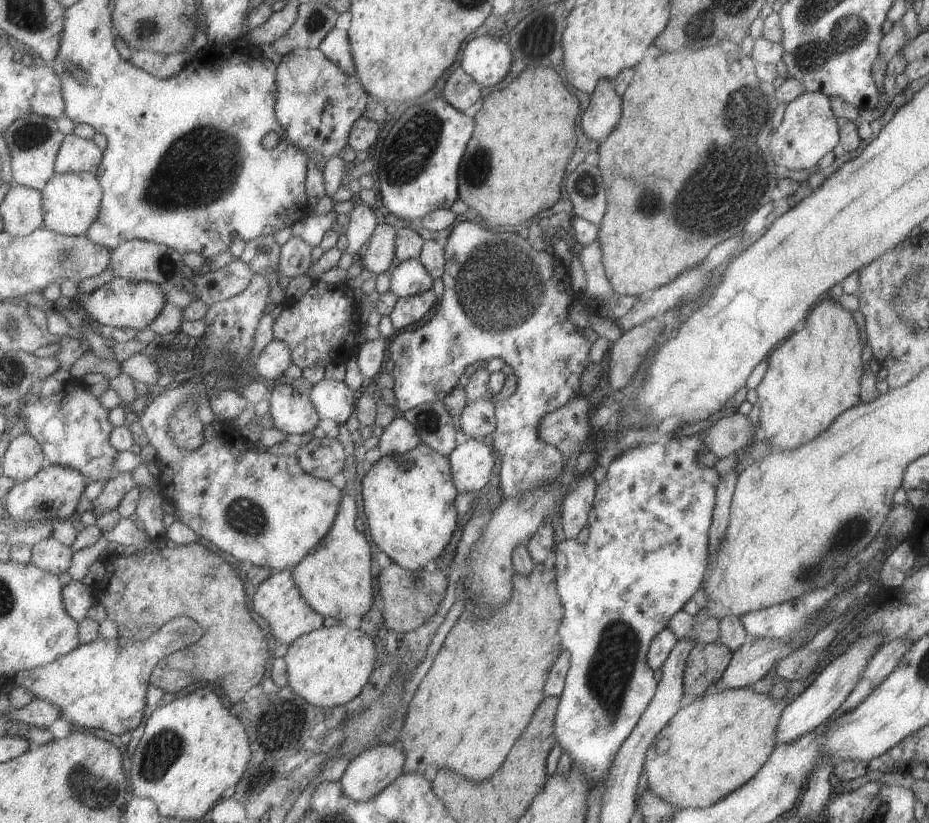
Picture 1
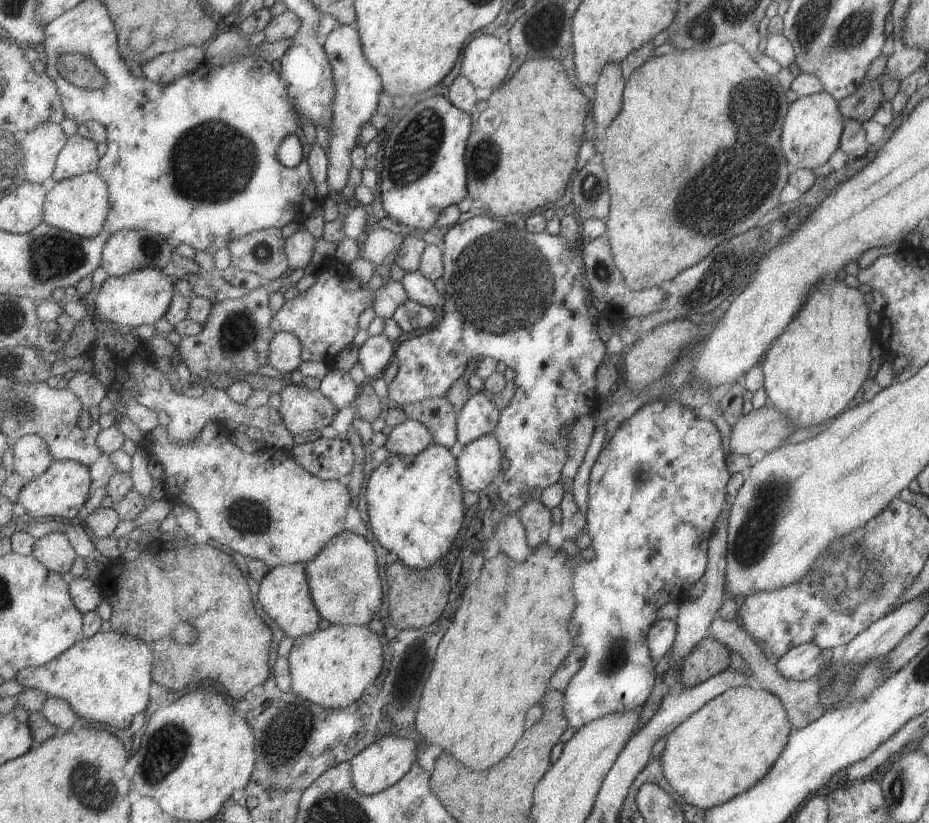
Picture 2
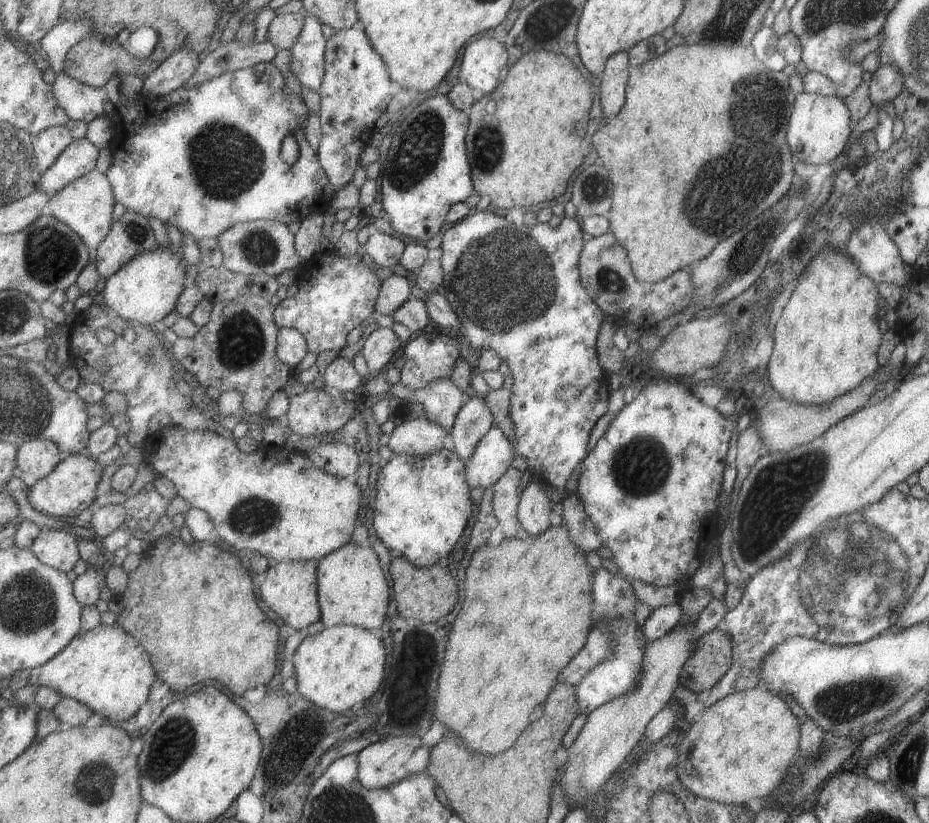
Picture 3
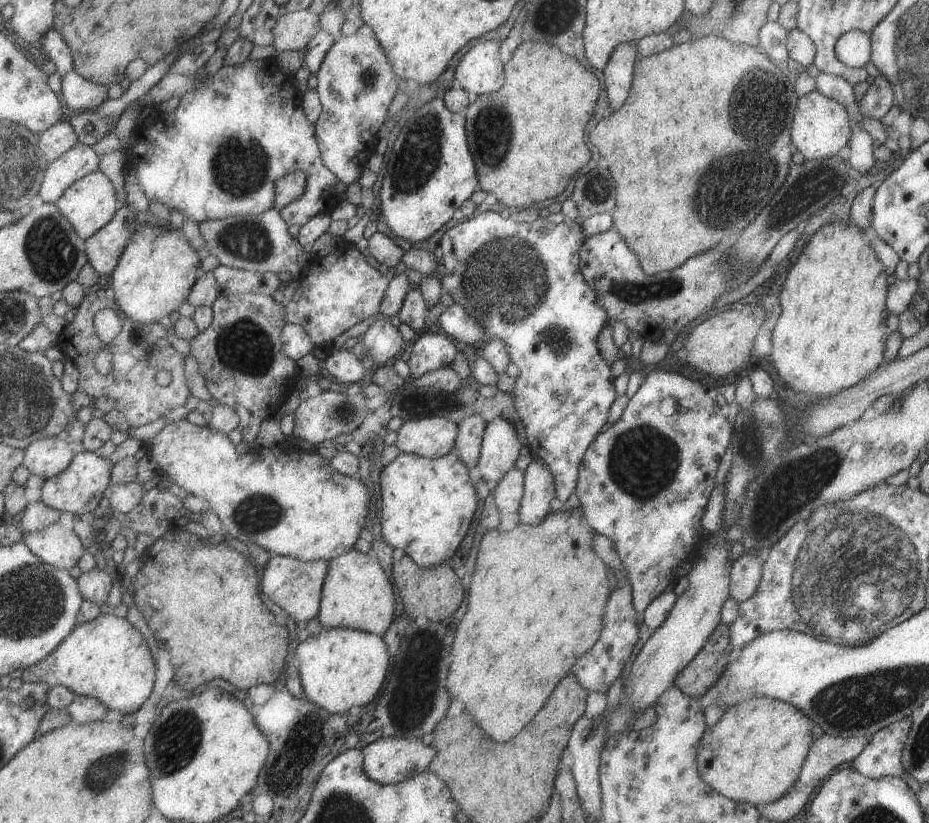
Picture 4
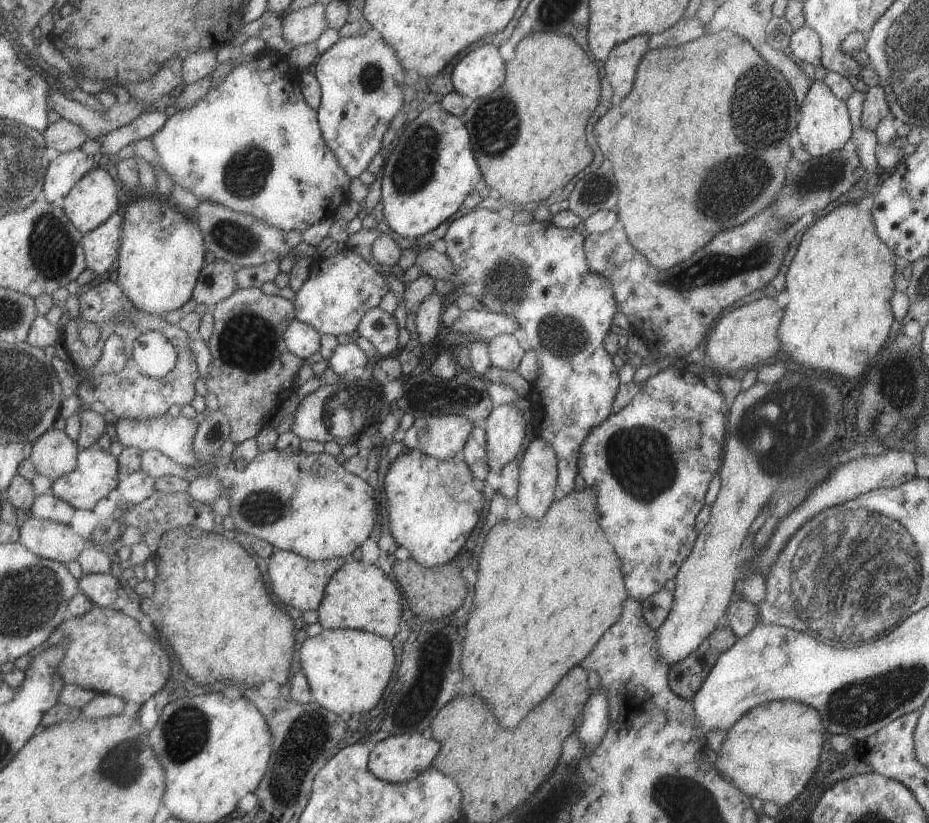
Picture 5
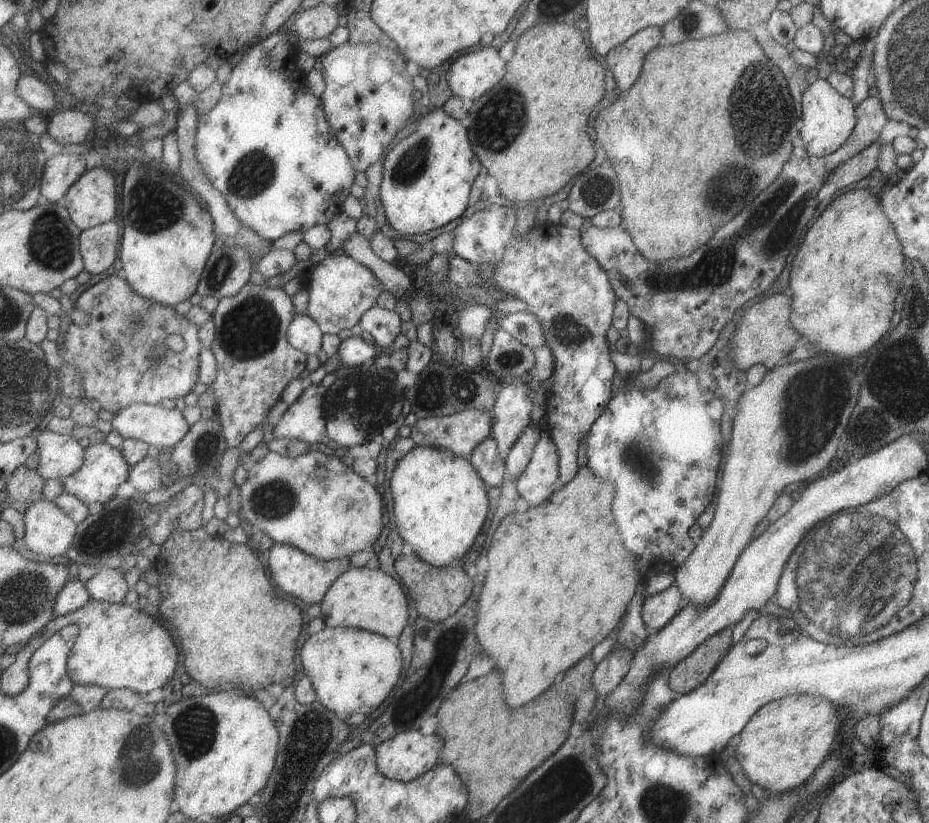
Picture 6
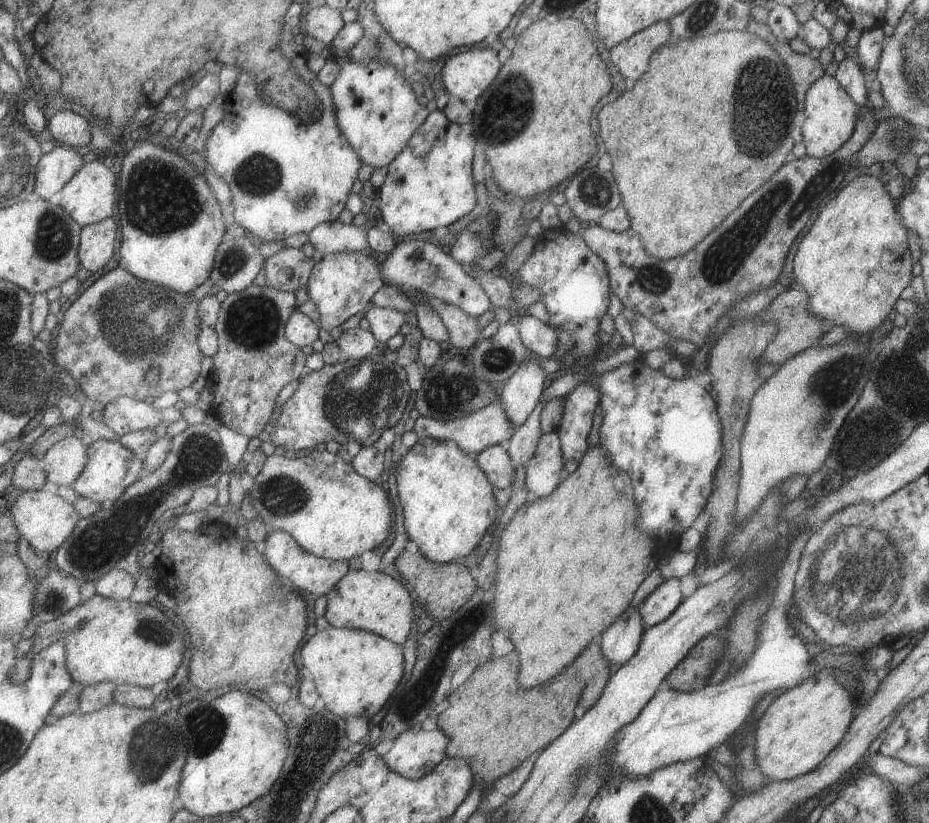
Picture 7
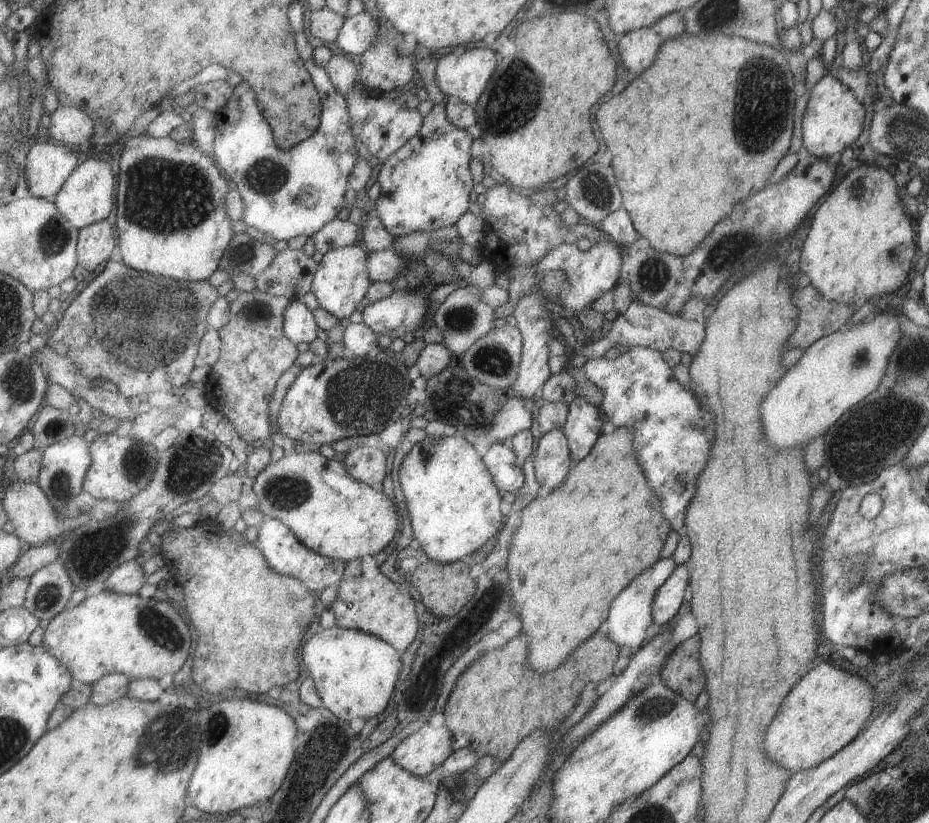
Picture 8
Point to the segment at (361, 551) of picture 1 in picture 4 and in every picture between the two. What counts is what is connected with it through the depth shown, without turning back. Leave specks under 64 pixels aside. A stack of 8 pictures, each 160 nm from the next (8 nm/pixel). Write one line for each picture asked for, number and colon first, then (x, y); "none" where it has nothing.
2: (344, 579)
3: (353, 589)
4: (358, 594)

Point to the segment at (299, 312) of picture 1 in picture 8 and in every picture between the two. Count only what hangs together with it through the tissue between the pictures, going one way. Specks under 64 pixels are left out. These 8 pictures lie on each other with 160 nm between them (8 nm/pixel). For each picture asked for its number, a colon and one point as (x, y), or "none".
2: (325, 318)
3: (338, 293)
4: (343, 290)
5: (343, 287)
6: (342, 290)
7: (343, 284)
8: (341, 283)

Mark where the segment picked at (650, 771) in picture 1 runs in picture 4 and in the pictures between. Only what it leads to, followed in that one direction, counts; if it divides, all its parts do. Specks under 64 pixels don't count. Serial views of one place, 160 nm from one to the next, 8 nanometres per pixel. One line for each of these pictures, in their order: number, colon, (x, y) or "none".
2: (728, 745)
3: (738, 750)
4: (752, 754)

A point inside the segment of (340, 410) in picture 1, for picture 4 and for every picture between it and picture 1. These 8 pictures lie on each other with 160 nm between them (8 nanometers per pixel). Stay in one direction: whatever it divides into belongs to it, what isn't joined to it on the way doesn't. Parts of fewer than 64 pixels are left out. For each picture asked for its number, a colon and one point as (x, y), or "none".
2: (338, 386)
3: (340, 373)
4: (342, 365)

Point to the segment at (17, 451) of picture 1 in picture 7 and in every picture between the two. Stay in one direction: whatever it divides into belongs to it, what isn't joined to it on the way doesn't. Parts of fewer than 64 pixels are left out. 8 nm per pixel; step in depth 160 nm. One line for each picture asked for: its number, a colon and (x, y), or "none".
2: (32, 456)
3: (36, 459)
4: (48, 457)
5: (54, 454)
6: (60, 455)
7: (66, 460)

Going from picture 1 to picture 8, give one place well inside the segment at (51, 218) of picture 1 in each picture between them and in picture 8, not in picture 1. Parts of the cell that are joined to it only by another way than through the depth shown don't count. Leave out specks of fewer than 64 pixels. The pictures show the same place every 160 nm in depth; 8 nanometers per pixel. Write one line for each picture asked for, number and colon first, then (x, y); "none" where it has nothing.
2: (80, 205)
3: (87, 204)
4: (91, 203)
5: (95, 199)
6: (93, 200)
7: (91, 196)
8: (88, 196)

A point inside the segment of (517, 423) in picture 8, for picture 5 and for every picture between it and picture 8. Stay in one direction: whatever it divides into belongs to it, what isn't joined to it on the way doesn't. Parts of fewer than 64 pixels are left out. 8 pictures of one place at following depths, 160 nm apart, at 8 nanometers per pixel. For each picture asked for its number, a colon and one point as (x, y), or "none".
5: (443, 437)
6: (463, 432)
7: (491, 425)

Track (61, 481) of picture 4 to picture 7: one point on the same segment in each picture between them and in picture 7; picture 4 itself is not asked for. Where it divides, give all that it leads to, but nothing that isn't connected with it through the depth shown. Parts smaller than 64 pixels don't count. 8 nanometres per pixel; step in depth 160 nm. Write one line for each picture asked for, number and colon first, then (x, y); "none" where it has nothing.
5: (98, 473)
6: (105, 469)
7: (113, 467)

